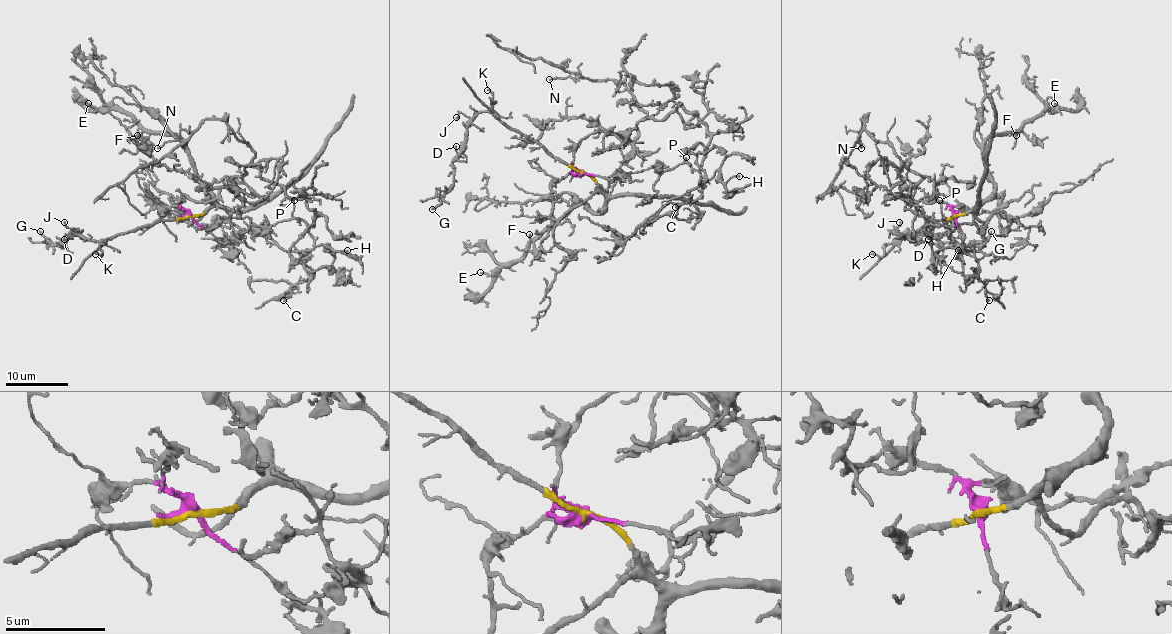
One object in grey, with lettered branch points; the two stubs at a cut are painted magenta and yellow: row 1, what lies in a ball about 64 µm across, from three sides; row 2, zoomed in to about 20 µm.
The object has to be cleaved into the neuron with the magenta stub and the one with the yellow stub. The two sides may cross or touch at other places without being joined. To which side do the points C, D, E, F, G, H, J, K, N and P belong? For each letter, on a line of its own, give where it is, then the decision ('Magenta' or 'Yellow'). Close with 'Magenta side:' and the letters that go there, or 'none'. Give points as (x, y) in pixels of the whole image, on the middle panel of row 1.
C: Place: (675, 207). Magenta
D: Place: (456, 146). Yellow
E: Place: (480, 272). Yellow
F: Place: (529, 234). Yellow
G: Place: (432, 209). Yellow
H: Place: (739, 176). Magenta
J: Place: (456, 117). Yellow
K: Place: (487, 90). Yellow
N: Place: (549, 79). Magenta
P: Place: (686, 157). Magenta
Magenta side: C, H, N, P

